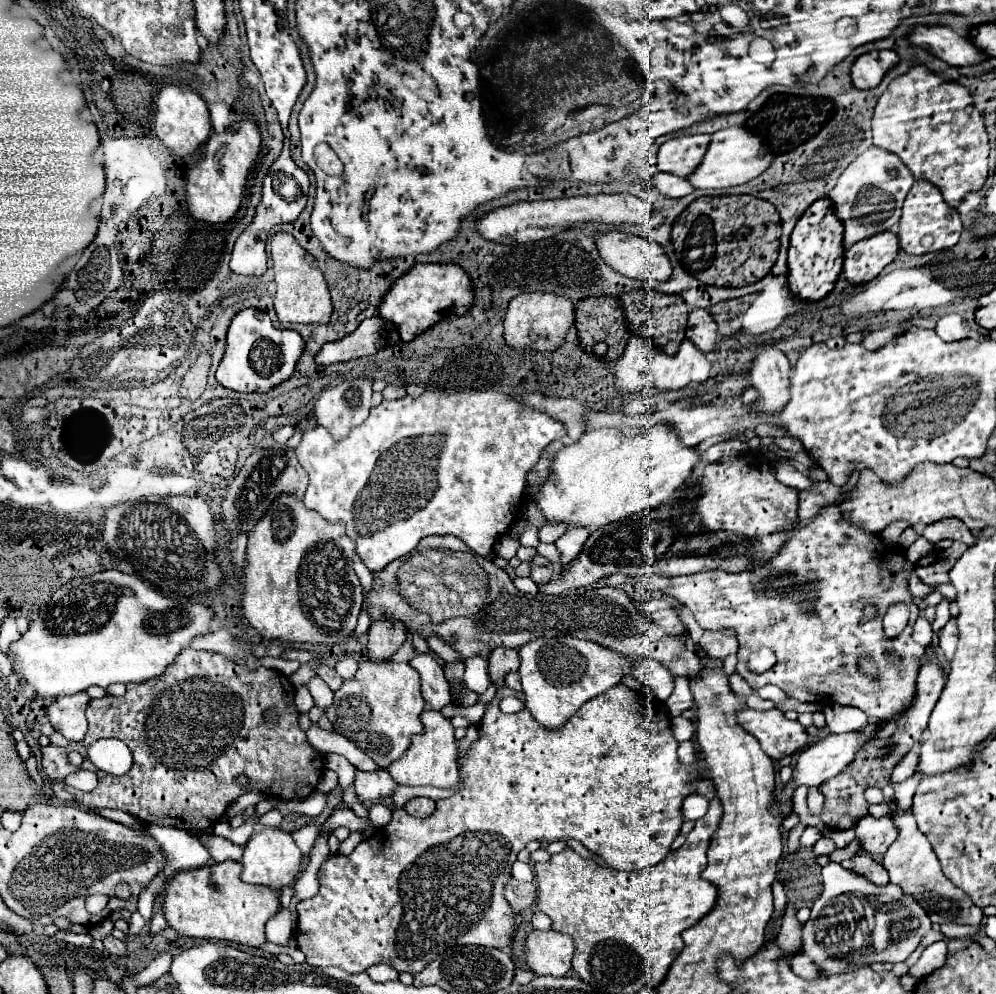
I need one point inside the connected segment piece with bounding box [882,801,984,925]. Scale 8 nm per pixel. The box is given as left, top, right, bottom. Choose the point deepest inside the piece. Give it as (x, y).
(910, 861)

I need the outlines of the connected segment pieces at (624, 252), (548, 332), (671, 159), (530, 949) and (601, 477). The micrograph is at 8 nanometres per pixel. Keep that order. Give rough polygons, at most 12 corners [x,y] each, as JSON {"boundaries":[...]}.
{"boundaries":[[[618,231],[596,237],[600,257],[640,281],[672,275],[662,245]],[[520,293],[506,309],[514,349],[554,351],[574,323],[570,299]],[[684,135],[660,145],[658,171],[688,177],[710,135]],[[532,931],[526,963],[536,975],[566,977],[576,943],[570,935]],[[658,423],[586,431],[536,505],[598,529],[674,497],[698,461]]]}

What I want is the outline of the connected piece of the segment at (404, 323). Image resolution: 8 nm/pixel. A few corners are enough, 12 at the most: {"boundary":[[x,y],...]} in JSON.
{"boundary":[[416,263],[378,317],[402,341],[464,313],[474,285],[458,265]]}

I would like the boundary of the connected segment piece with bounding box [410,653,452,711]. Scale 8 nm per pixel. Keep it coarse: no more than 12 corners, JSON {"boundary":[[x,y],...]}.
{"boundary":[[430,653],[410,665],[420,673],[422,695],[432,709],[452,703],[442,665]]}

